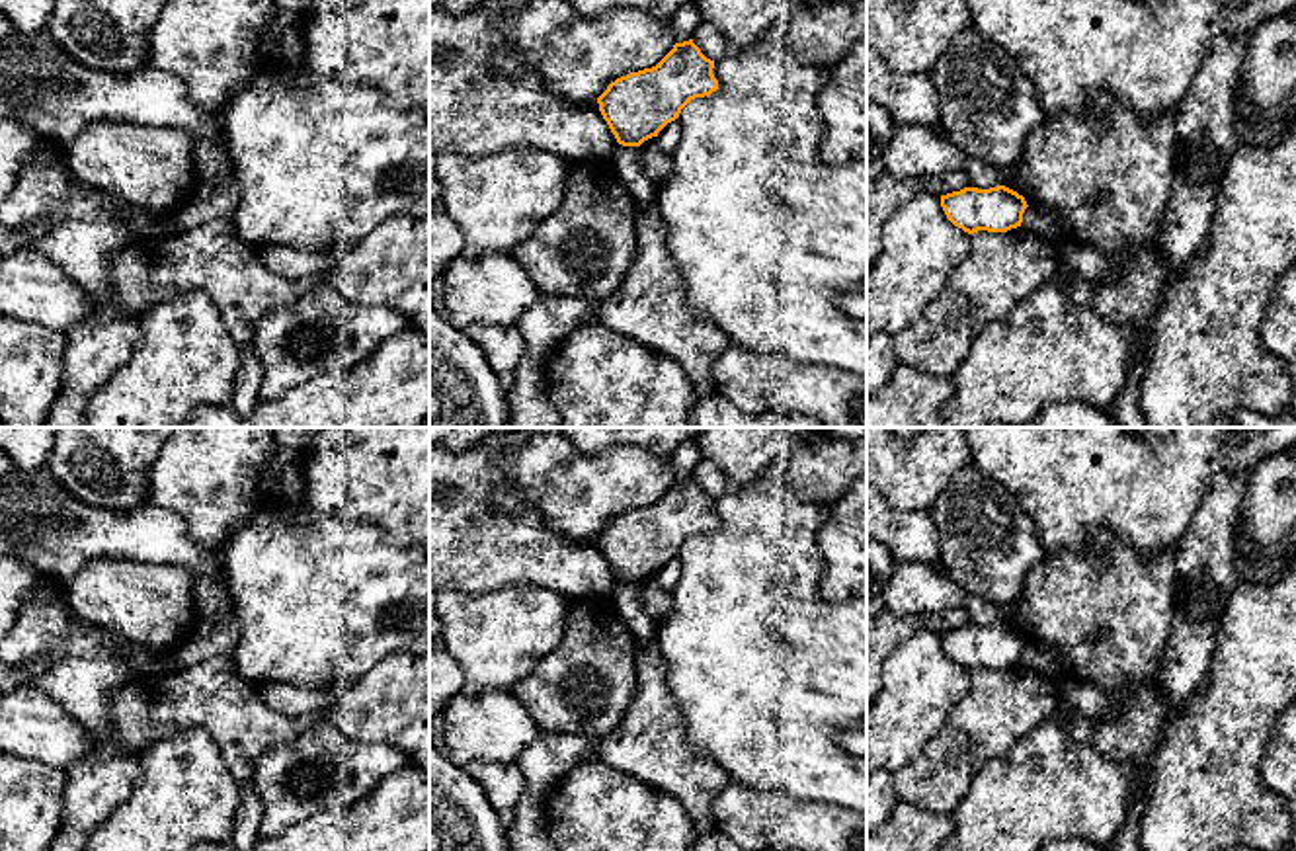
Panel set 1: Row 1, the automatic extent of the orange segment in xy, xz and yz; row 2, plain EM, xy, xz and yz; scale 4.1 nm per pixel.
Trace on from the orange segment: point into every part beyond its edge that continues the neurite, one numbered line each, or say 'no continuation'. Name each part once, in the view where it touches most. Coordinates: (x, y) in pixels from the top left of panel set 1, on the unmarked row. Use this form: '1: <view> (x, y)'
no continuation

